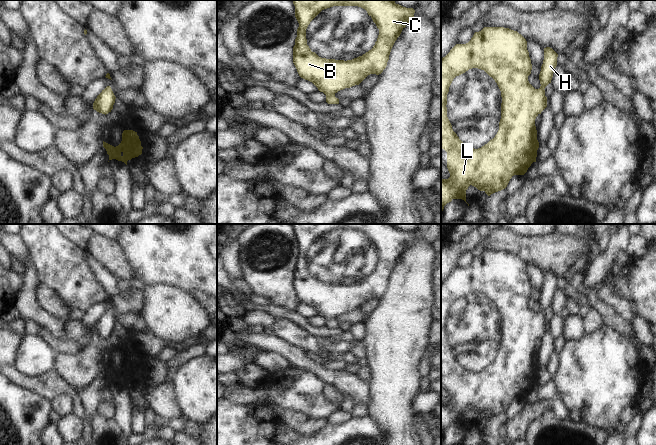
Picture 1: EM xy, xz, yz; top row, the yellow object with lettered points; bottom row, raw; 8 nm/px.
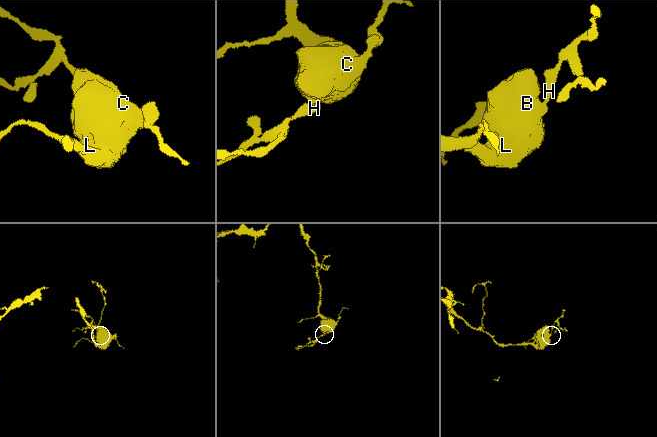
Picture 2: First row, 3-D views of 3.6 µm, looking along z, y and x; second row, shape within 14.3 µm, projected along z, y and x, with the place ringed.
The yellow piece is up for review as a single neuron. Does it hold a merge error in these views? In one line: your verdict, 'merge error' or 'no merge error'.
no merge error

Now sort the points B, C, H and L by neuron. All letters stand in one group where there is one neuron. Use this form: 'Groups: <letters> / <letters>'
Groups: B C H L.

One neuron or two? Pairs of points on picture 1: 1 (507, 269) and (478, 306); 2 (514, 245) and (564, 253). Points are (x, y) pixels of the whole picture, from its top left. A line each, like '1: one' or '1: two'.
1: one
2: one

